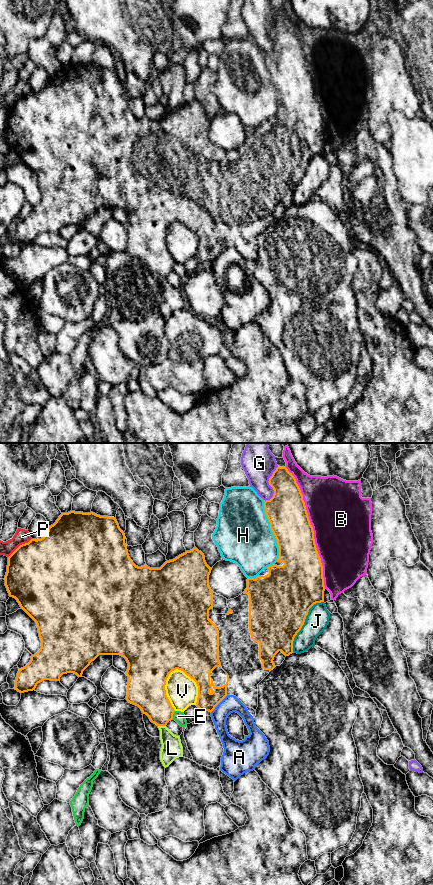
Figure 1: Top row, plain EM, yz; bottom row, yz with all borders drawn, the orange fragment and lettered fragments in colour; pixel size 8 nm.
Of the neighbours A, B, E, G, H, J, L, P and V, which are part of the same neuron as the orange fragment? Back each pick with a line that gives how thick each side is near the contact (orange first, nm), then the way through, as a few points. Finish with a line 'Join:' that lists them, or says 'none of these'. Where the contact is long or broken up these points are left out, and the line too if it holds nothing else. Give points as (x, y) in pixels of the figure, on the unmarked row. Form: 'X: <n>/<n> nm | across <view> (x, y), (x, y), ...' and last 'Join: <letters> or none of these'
H: 320/460 nm
Join: H

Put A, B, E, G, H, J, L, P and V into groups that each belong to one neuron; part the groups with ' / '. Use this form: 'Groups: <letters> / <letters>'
Groups: A / B / E / G / H / J / L / P / V

